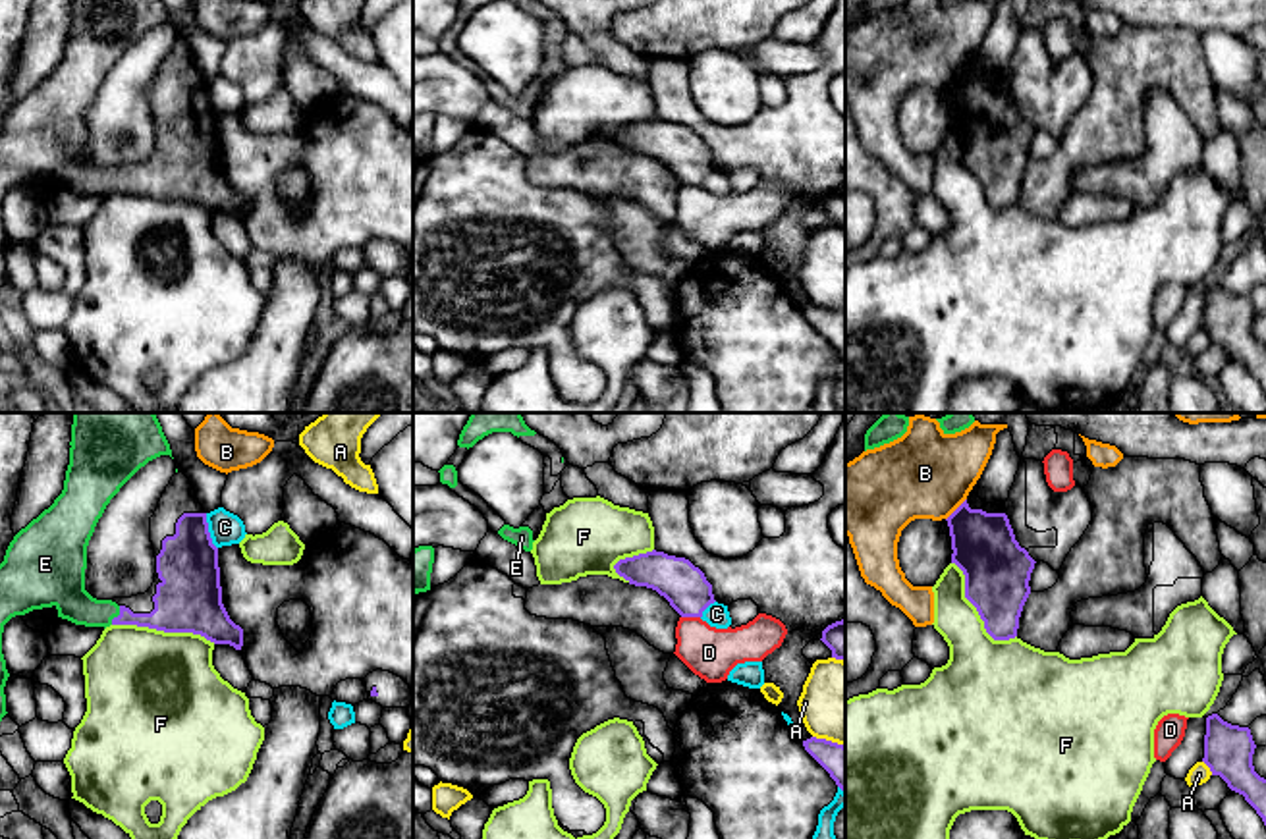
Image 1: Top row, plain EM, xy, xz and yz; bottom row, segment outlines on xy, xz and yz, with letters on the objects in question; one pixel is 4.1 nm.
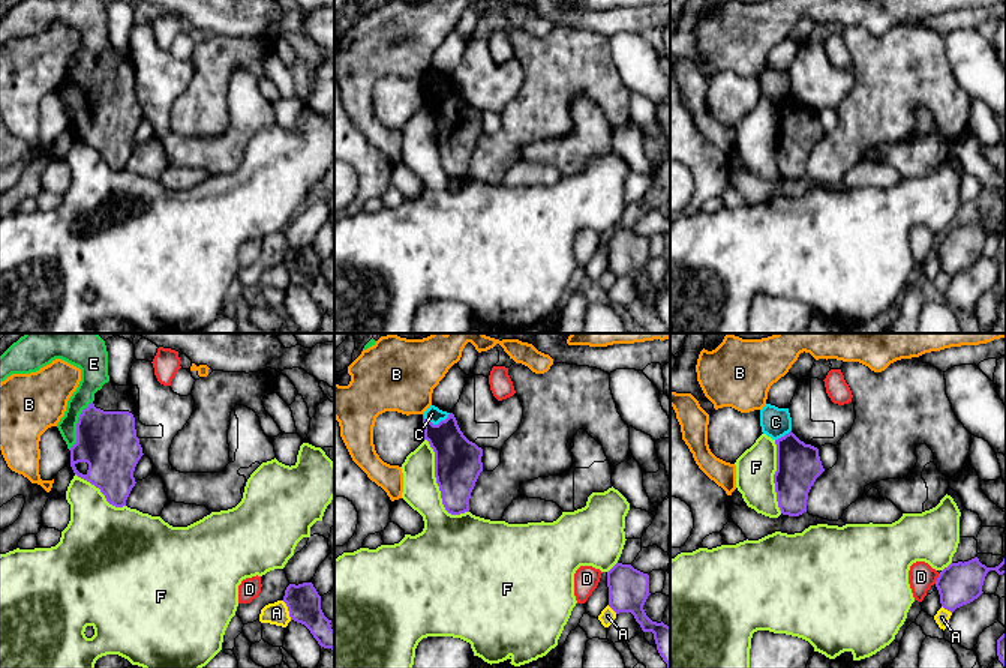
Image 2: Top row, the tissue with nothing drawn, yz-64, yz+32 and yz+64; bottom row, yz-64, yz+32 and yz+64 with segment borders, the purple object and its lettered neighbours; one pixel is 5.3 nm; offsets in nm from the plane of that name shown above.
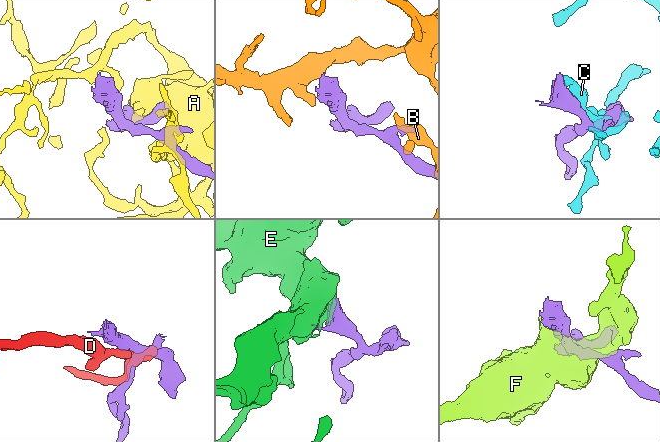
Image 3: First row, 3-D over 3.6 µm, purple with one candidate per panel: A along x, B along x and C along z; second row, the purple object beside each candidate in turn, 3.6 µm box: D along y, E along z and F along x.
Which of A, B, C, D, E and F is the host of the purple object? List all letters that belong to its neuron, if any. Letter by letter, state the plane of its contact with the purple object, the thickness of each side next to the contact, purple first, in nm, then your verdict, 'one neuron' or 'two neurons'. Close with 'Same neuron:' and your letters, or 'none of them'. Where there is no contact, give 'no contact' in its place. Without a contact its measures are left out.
A: yz | 200/90 nm | two neurons
B: yz | 260/360 nm | two neurons
C: xy | 260/140 nm | two neurons
D: xz | 190/220 nm | two neurons
E: xy | 190/160 nm | one neuron
F: xy | 280/500 nm | two neurons
Same neuron: E

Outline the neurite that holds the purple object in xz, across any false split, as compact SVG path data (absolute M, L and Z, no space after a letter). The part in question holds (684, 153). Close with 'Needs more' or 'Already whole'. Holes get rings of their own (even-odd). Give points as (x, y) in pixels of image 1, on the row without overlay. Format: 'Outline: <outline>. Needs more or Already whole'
Outline: M652 118L619 127L614 137L629 152L656 158L681 185L702 185L716 170L704 141L685 125Z. Already whole

